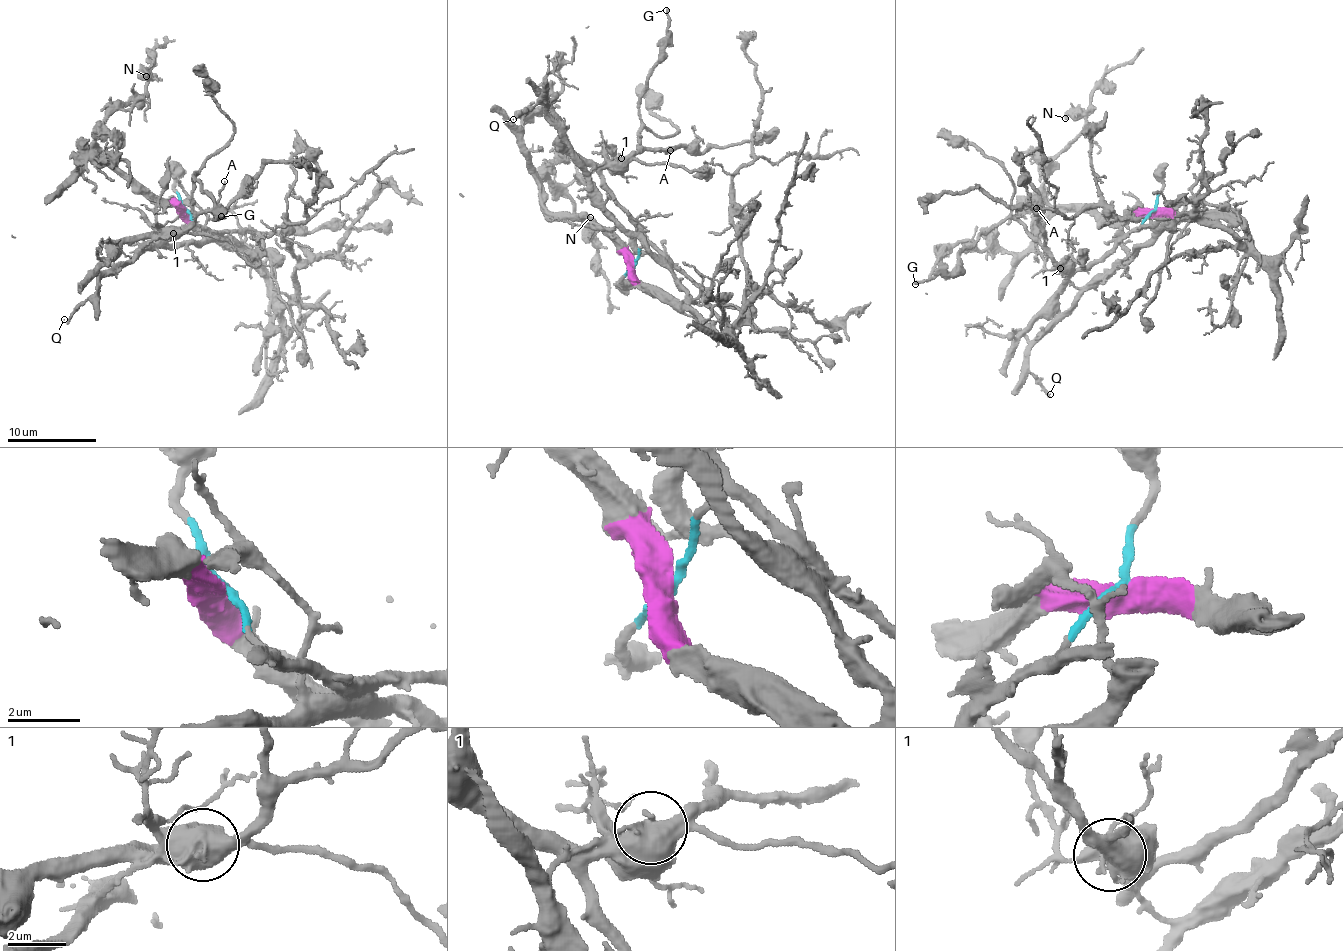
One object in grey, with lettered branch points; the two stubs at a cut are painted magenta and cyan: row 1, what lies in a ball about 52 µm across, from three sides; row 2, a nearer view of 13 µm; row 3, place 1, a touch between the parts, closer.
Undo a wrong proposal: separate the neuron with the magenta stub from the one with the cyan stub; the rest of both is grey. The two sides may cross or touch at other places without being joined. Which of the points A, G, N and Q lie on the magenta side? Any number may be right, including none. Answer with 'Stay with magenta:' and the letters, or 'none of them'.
Stay with magenta: N, Q

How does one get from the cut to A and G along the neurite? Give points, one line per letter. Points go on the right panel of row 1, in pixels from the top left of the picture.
A: (1154, 210), (1100, 259), (1091, 261), (1084, 269), (1071, 274), (1060, 269), (1045, 245), (1037, 207)
G: (1154, 210), (1100, 259), (1073, 273), (1060, 269), (1016, 219), (1001, 219), (961, 252), (954, 267), (914, 284)

